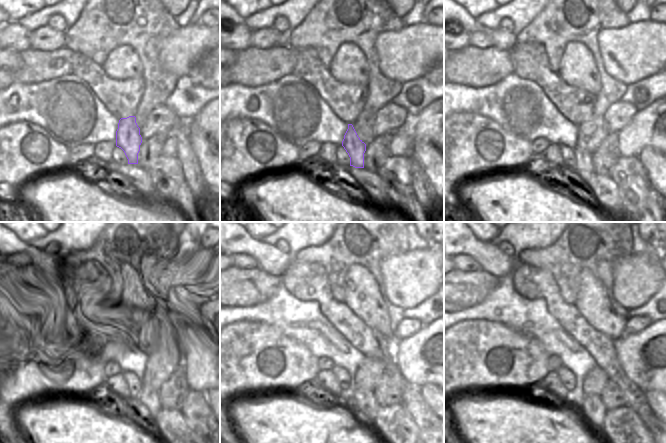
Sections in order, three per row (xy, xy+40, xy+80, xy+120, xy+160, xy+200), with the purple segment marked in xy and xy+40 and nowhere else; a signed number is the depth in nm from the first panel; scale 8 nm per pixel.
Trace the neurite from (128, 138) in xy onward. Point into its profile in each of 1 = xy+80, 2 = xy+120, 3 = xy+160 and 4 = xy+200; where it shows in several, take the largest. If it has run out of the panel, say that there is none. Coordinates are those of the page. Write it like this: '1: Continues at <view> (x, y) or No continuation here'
1: Continues at xy+80 (584, 168)
2: Continues at xy+120 (144, 402)
3: Continues at xy+160 (365, 404)
4: Continues at xy+200 (594, 411).

